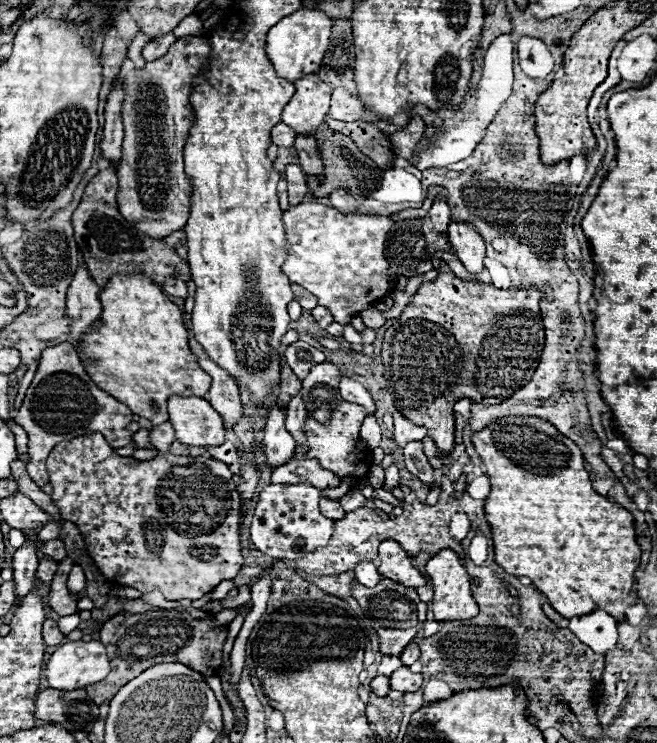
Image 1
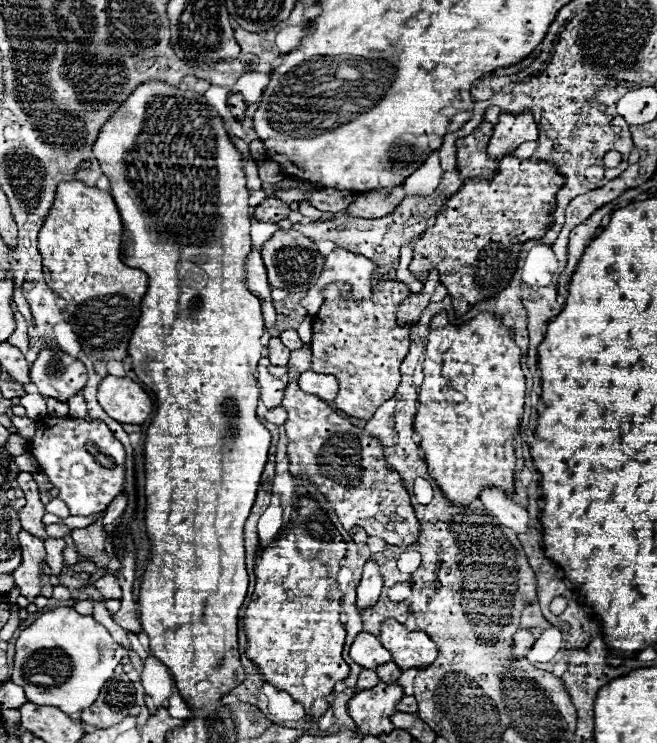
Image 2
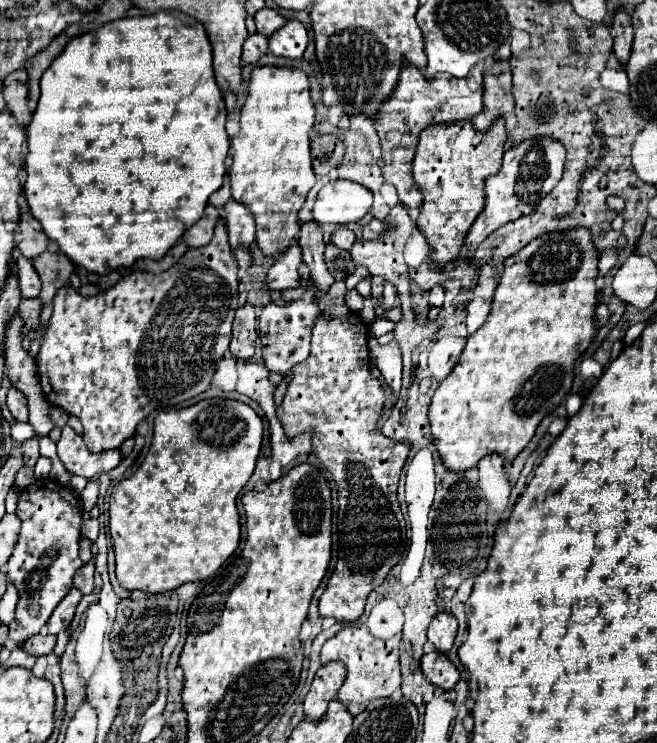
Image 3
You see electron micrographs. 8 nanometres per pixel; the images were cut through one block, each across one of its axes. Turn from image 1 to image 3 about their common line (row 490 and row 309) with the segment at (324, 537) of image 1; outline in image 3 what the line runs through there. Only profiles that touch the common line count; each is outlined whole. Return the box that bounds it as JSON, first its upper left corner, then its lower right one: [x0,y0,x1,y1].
[258,290,320,374]

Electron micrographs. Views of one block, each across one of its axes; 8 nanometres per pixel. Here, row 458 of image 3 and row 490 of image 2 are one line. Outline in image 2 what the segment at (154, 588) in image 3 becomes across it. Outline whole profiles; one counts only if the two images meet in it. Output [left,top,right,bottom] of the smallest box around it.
[92,80,270,710]

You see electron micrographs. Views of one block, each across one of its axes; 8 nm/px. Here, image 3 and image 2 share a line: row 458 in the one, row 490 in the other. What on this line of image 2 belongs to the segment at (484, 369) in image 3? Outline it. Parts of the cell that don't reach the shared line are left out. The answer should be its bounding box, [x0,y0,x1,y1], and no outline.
[414,312,526,504]

